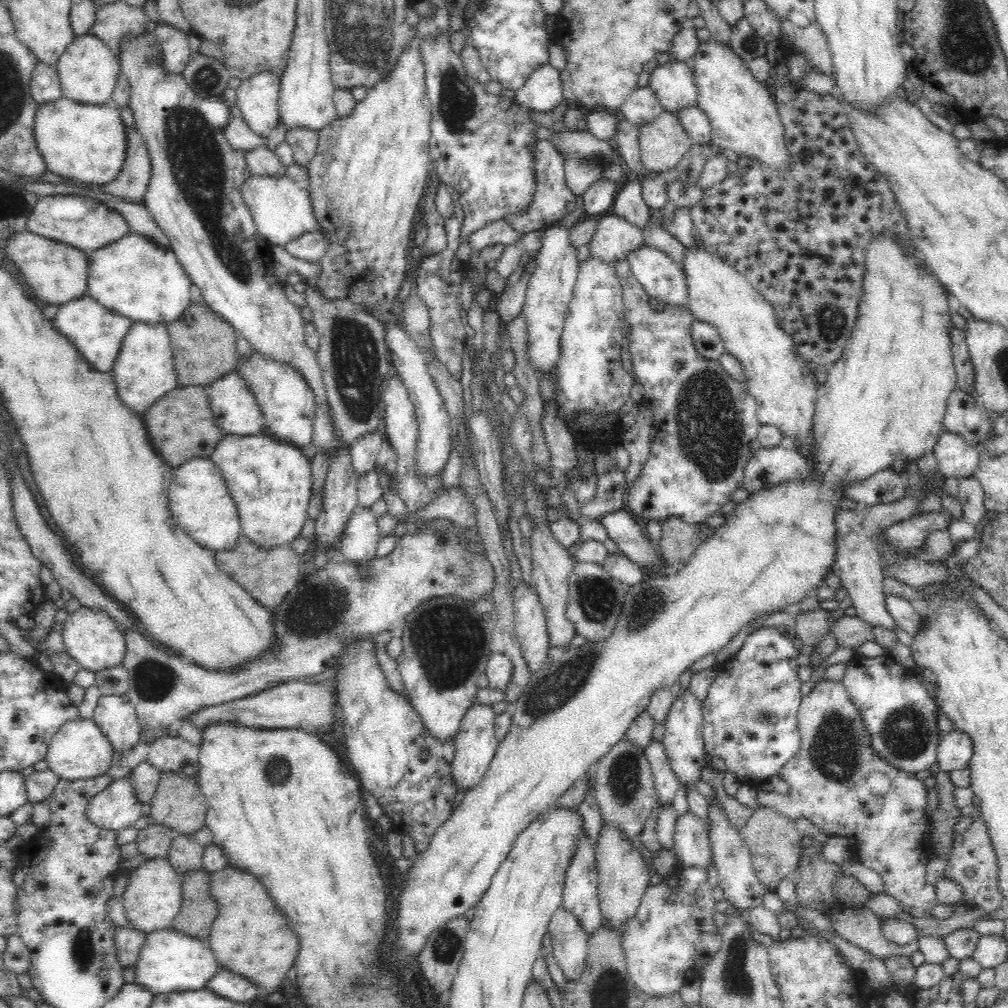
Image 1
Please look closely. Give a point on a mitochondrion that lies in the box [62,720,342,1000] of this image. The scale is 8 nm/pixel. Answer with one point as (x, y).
(87, 954)

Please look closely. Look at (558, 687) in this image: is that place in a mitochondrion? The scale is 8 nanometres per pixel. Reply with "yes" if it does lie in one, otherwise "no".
yes

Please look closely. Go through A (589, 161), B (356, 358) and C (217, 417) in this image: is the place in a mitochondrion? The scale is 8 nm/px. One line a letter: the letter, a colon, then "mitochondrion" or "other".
A: mitochondrion
B: mitochondrion
C: other

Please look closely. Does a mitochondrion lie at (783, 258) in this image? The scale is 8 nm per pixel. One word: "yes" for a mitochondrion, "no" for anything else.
no

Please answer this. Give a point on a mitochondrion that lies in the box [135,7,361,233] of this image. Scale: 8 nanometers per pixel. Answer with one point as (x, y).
(204, 81)

